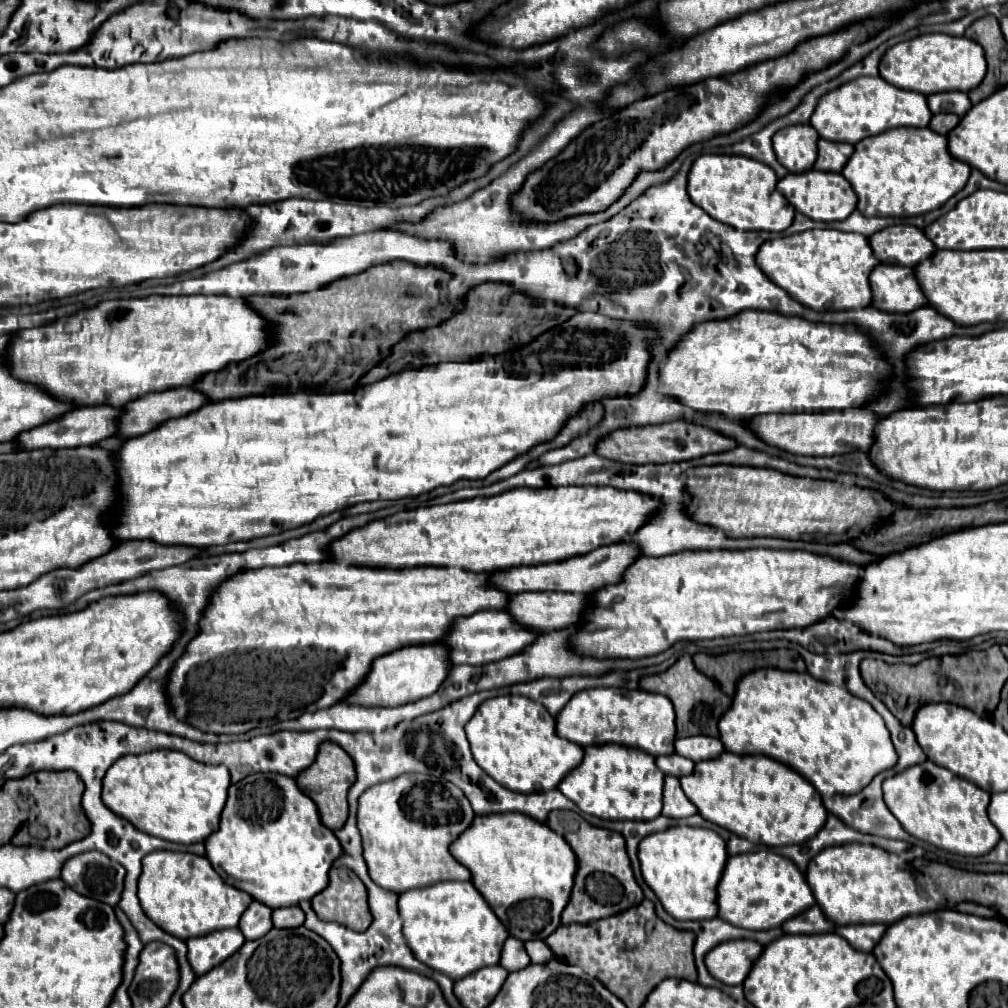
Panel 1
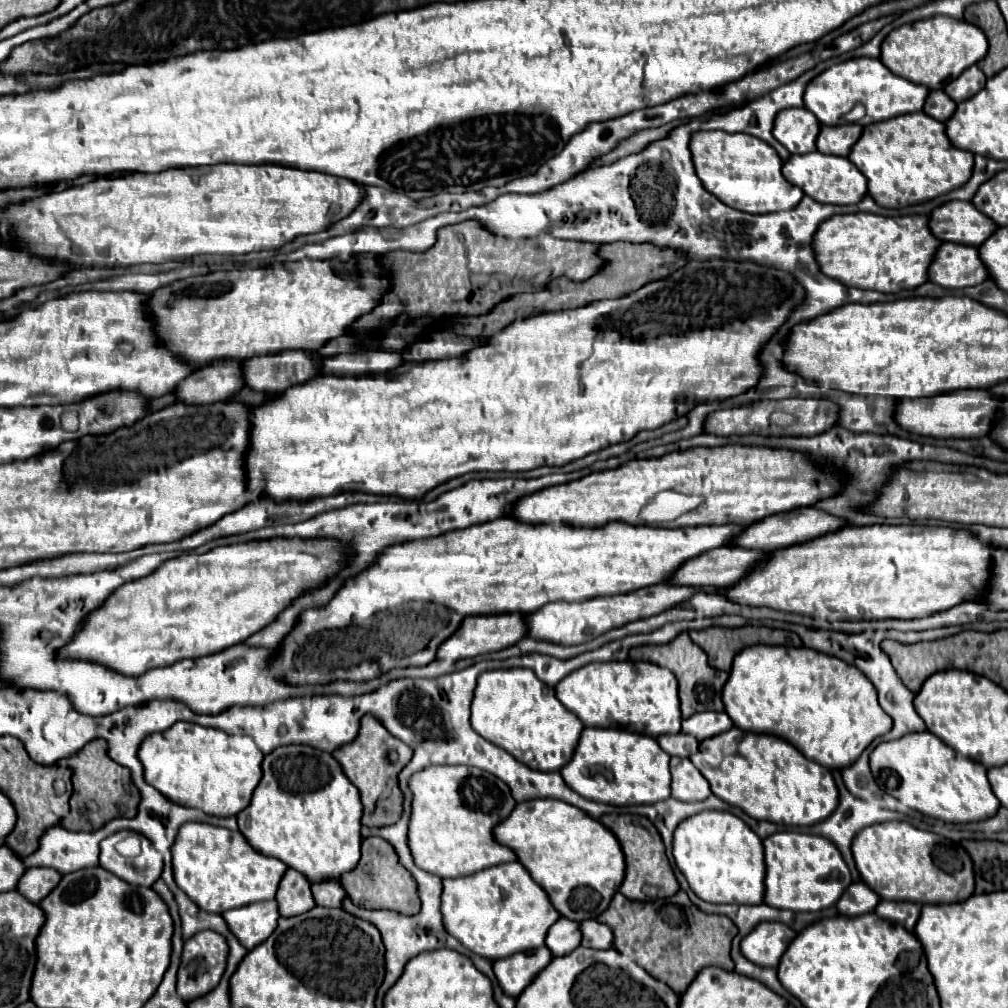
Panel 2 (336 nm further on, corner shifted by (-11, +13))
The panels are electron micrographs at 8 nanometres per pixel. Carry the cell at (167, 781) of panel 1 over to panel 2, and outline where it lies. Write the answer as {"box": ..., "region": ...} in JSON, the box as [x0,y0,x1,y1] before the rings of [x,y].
{"box":[139,722,263,816],"region":[[[177,722],[165,732],[147,736],[139,746],[139,762],[143,764],[143,774],[147,784],[159,790],[167,800],[183,804],[187,808],[203,810],[209,816],[235,816],[247,808],[251,794],[261,778],[263,754],[255,742],[247,736],[229,736],[215,728],[203,728],[193,722]]]}

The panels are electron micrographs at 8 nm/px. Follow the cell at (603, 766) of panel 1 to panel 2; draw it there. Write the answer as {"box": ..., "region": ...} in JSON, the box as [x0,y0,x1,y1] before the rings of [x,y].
{"box":[561,728,671,804],"region":[[[585,728],[571,762],[561,768],[561,776],[567,786],[581,796],[613,804],[655,804],[671,796],[669,756],[663,752],[655,738],[637,732],[623,732],[613,728]]]}

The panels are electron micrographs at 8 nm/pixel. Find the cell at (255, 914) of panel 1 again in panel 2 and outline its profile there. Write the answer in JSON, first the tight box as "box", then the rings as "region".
{"box":[275,868,315,916],"region":[[[291,868],[285,872],[283,880],[279,882],[275,900],[279,904],[281,916],[297,916],[315,906],[307,878],[301,872]]]}

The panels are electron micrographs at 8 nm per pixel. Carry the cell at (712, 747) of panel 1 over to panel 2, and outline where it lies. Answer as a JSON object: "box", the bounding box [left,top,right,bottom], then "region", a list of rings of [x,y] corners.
{"box":[683,712,733,740],"region":[[[699,712],[693,714],[691,718],[683,720],[683,732],[695,736],[697,740],[705,740],[711,738],[715,734],[727,732],[733,728],[731,718],[725,712]]]}

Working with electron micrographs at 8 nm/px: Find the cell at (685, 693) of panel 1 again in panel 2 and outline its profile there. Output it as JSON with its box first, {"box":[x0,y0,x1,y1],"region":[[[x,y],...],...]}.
{"box":[629,632,723,718],"region":[[[683,632],[679,634],[673,642],[663,644],[663,646],[637,646],[629,652],[631,660],[645,660],[653,662],[657,666],[669,668],[677,682],[679,682],[679,700],[681,700],[681,714],[683,718],[693,716],[695,712],[705,712],[705,710],[715,710],[723,712],[723,702],[721,702],[721,682],[717,682],[717,670],[711,668],[707,662],[707,654],[691,642],[689,634]]]}

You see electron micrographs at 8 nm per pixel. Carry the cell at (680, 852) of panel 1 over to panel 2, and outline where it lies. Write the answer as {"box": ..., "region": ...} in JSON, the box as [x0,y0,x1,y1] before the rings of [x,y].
{"box":[673,810,765,904],"region":[[[705,810],[683,820],[673,834],[673,858],[691,890],[711,904],[761,904],[765,862],[759,836],[735,814]]]}

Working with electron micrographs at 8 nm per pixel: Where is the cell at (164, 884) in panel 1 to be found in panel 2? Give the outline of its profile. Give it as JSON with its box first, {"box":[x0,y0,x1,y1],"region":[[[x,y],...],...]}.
{"box":[171,822,287,914],"region":[[[187,822],[179,830],[179,834],[171,846],[171,864],[173,864],[173,878],[175,878],[177,886],[201,910],[211,912],[211,914],[223,914],[225,910],[231,910],[231,908],[241,908],[241,906],[247,906],[253,902],[273,900],[275,892],[277,892],[277,884],[279,884],[283,872],[287,870],[287,866],[281,860],[255,852],[247,844],[247,840],[243,838],[241,832],[237,832],[237,830],[233,832],[233,830],[211,826],[211,824],[197,824],[197,822]]]}

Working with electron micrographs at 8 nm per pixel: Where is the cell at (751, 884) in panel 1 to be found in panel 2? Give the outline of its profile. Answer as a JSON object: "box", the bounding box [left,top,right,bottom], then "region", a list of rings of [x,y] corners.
{"box":[763,832,851,912],"region":[[[777,832],[763,840],[765,848],[765,898],[767,906],[793,912],[831,908],[851,884],[851,872],[839,850],[821,836],[801,832]]]}

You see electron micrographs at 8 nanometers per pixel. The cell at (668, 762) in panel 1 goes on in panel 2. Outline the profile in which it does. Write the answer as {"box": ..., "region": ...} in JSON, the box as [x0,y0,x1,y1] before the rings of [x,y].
{"box":[657,734,699,758],"region":[[[667,734],[667,736],[659,736],[657,738],[659,746],[669,754],[669,756],[679,756],[679,758],[689,758],[697,752],[699,748],[699,740],[689,736],[689,734]]]}

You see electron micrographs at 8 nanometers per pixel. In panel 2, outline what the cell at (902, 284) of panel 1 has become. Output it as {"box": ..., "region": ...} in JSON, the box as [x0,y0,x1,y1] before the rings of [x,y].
{"box":[929,242,987,288],"region":[[[943,242],[931,262],[929,282],[943,288],[977,286],[987,278],[987,270],[979,260],[977,248]]]}

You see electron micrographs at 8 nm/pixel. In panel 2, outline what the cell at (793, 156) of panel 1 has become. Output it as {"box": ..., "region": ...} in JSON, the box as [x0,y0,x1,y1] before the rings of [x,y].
{"box":[775,108,821,152],"region":[[[787,108],[775,118],[775,138],[791,152],[815,152],[815,140],[819,136],[821,124],[817,116],[805,108]]]}

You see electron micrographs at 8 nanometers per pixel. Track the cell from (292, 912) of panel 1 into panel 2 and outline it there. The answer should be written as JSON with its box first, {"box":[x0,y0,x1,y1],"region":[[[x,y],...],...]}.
{"box":[311,880,345,908],"region":[[[327,880],[327,882],[319,882],[319,884],[311,884],[311,892],[313,892],[313,900],[317,906],[325,906],[325,908],[339,908],[341,900],[345,896],[343,886],[337,880]]]}

